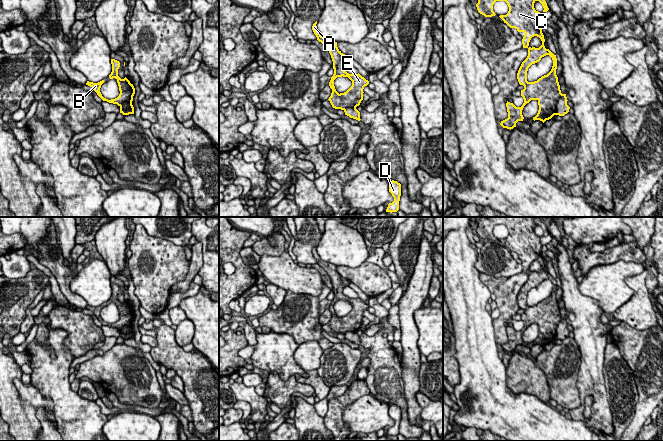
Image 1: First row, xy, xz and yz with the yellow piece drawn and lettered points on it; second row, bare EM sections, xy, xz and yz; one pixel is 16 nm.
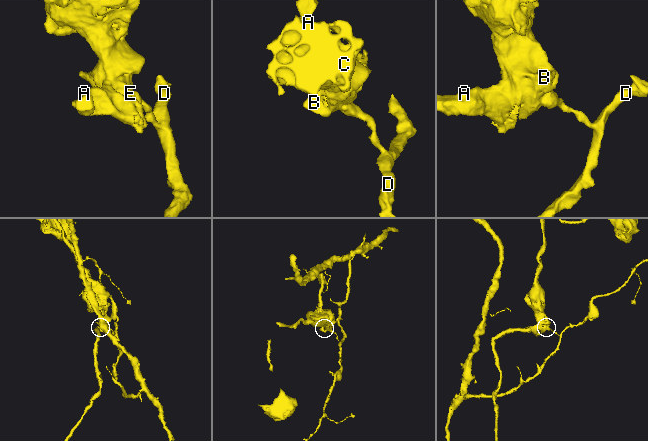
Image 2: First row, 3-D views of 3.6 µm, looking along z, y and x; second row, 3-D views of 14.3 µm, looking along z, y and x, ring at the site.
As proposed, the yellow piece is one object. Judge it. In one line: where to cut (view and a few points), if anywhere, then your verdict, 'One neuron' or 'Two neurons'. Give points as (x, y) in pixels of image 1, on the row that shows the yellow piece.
Split along yz (562, 94), (557, 102), (555, 114). Two neurons

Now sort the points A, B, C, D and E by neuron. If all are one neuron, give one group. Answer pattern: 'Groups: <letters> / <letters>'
Groups: A B C E / D

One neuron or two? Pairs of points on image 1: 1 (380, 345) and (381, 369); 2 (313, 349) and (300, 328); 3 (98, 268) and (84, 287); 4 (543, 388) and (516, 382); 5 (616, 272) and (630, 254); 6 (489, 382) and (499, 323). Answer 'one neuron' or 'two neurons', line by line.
1: one neuron
2: two neurons
3: one neuron
4: one neuron
5: two neurons
6: two neurons

